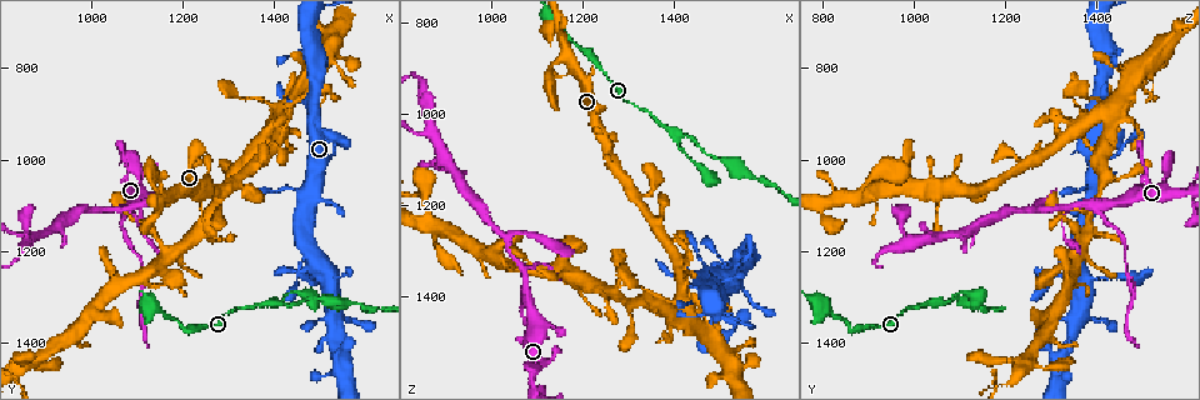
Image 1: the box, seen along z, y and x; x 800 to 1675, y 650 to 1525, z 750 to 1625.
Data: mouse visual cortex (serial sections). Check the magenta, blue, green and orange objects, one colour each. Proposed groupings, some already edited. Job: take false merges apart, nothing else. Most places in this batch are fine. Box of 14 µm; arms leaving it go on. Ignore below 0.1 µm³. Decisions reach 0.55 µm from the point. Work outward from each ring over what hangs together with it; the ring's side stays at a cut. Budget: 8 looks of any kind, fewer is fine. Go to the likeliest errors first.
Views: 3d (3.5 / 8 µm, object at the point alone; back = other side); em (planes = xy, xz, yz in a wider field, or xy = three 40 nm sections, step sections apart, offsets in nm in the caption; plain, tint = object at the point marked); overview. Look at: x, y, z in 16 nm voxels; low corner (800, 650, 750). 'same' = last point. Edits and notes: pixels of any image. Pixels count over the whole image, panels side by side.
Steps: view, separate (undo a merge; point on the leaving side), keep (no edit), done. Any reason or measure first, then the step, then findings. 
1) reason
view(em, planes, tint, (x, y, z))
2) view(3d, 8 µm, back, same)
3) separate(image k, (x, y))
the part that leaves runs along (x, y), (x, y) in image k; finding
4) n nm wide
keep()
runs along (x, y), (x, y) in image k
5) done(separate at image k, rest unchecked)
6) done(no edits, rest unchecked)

a fork
view(3d, 3.5 µm, (1405, 1310, 1045))

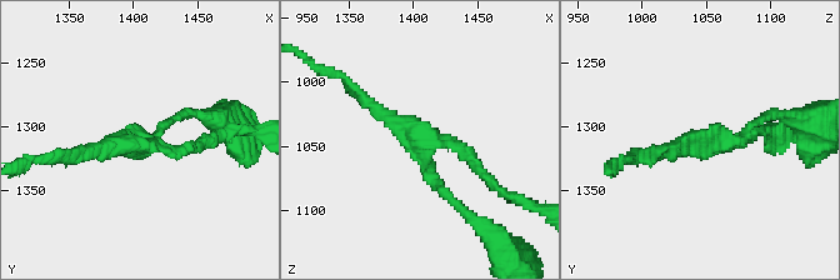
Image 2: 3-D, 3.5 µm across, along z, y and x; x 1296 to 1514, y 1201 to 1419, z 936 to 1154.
3 arms; arms of 150, 150, 150 nm
view(em, xy, step 1, tint, (1406, 1314, 1044))

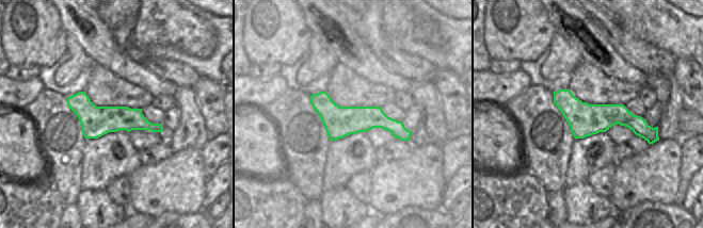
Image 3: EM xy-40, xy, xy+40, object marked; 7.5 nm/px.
another direction
view(em, xy, step 5, tint, same)

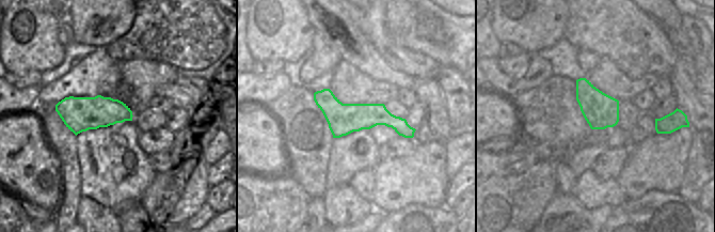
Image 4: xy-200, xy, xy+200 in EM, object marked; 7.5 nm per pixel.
keep()
runs along (354, 90), (423, 141), (450, 141), (491, 180) in image 2; one cell here

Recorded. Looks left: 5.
branch point
view(3d, 3.5 µm, (1080, 1095, 1410))

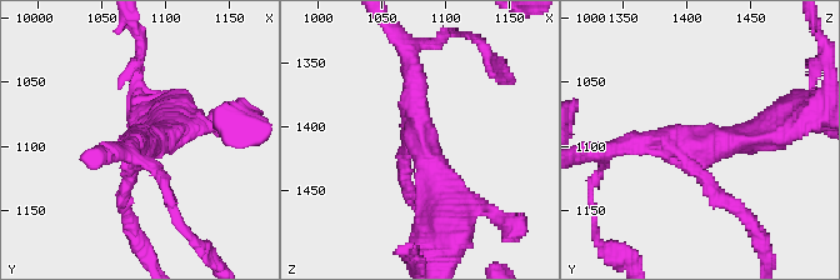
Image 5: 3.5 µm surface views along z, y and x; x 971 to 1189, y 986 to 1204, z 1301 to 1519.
3 arms; arms of 200, 250, 400 nm
view(em, planes, plain, (1082, 1102, 1406))

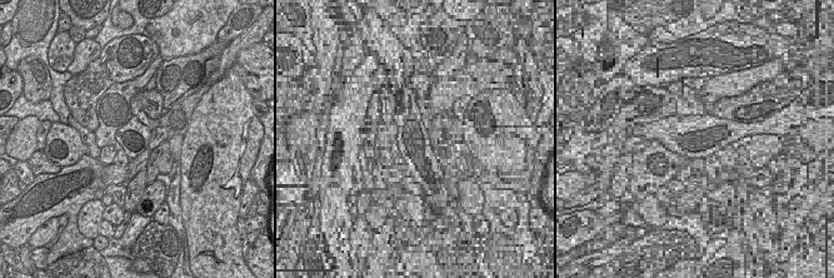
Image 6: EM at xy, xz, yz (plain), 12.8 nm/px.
view(em, planes, tint, same)

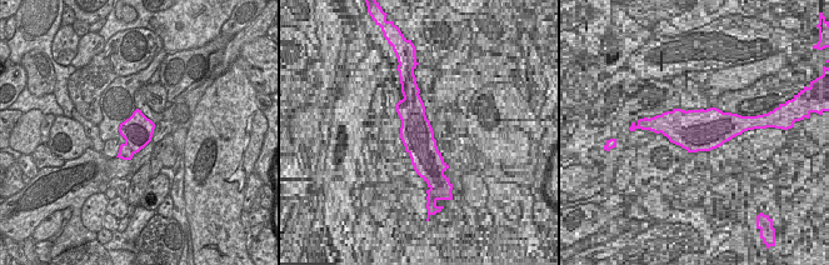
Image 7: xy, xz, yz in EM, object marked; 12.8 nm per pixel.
400 nm wide
separate(image 5, (126, 221))
the part that leaves runs along (125, 186), (121, 205), (148, 259) in image 5; two cells meet here

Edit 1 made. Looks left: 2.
view(em, xy, step 2, tint, (1405, 890, 1415))

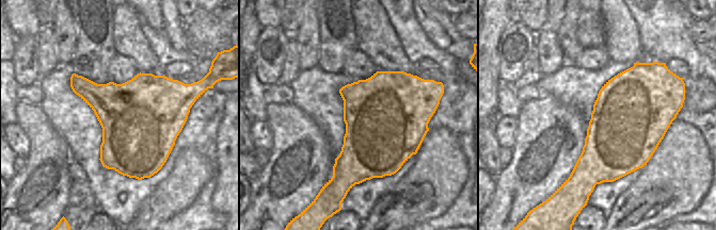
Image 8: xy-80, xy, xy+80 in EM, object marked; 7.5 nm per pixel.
view(3d, 3.5 µm, back, same)

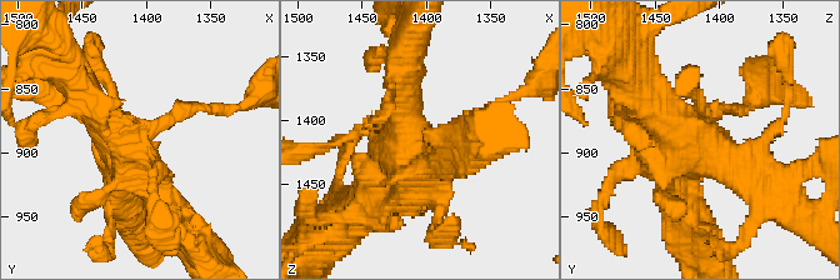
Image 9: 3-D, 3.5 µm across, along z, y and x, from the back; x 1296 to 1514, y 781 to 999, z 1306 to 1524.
keep()
continuous, no second cell

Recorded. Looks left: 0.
done(separate at image 5, rest unchecked)

